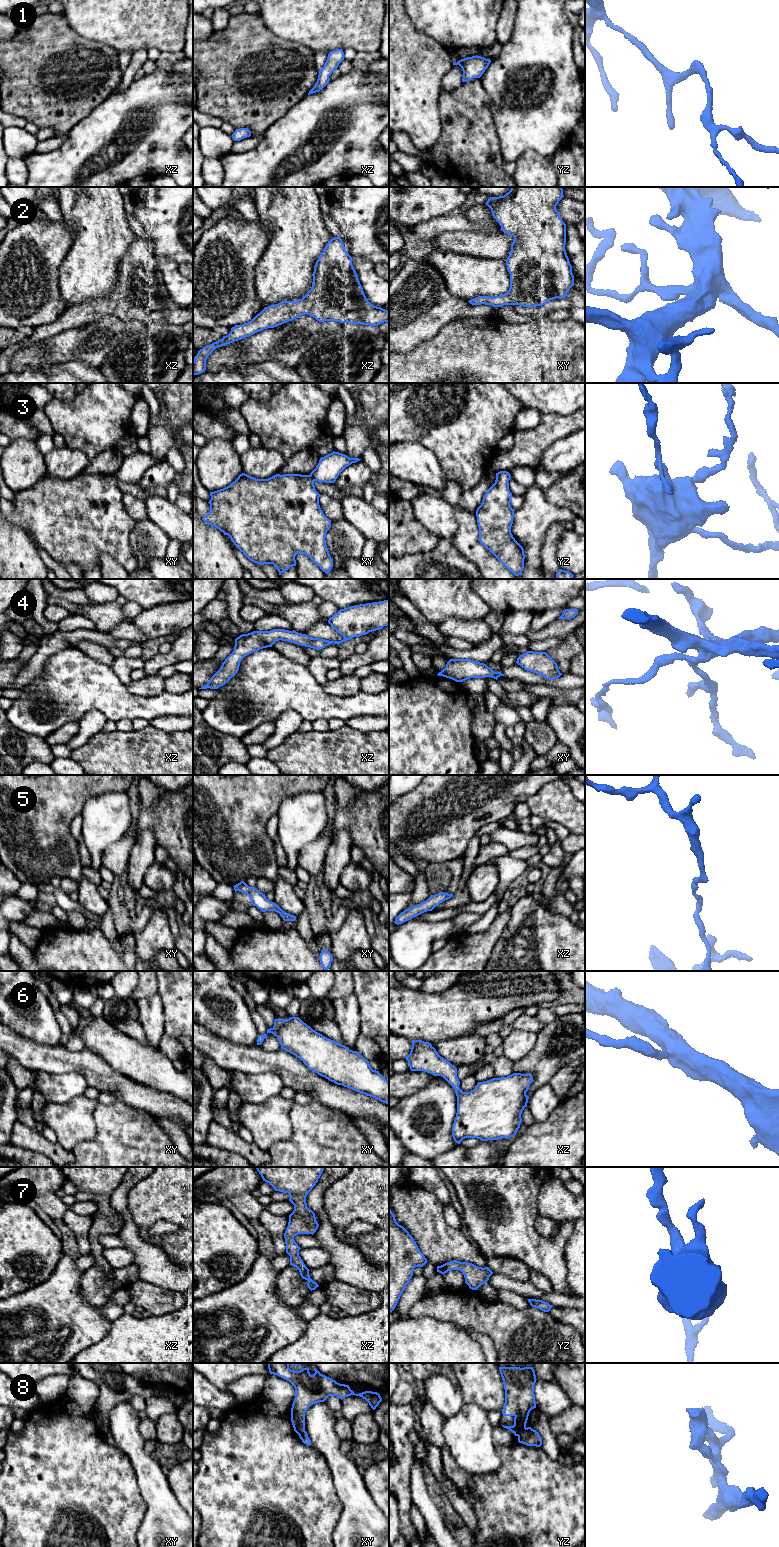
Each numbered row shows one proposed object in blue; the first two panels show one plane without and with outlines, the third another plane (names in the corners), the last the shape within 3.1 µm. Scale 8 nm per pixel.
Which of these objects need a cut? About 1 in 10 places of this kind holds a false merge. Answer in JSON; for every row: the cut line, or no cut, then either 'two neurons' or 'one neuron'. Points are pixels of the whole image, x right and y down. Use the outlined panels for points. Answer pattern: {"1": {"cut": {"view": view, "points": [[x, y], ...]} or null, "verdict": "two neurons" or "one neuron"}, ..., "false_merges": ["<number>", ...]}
{"1": {"cut": null, "verdict": "one neuron"}, "2": {"cut": null, "verdict": "one neuron"}, "3": {"cut": null, "verdict": "one neuron"}, "4": {"cut": null, "verdict": "one neuron"}, "5": {"cut": null, "verdict": "one neuron"}, "6": {"cut": null, "verdict": "one neuron"}, "7": {"cut": null, "verdict": "one neuron"}, "8": {"cut": {"view": "yz", "points": [[525, 1427], [518, 1436]]}, "verdict": "two neurons"}, "false_merges": ["8"]}

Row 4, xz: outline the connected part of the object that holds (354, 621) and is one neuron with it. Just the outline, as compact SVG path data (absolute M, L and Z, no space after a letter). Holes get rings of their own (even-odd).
M389 599L340 609L329 618L328 623L344 637L341 641L311 638L295 630L285 629L253 631L240 635L235 639L233 652L225 659L209 682L199 689L218 689L225 685L238 672L240 662L245 656L260 649L272 647L279 640L321 650L329 644L339 645L354 637L380 630L389 625Z

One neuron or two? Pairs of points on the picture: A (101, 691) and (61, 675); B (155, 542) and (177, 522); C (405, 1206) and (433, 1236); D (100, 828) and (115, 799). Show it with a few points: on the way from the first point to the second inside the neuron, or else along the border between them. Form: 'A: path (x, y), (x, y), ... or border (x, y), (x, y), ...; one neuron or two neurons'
A: path (91, 685), (76, 684), (71, 679); one neuron
B: border (148, 517), (170, 539); two neurons
C: path (412, 1213), (428, 1229); one neuron
D: path (104, 821), (114, 806); one neuron

